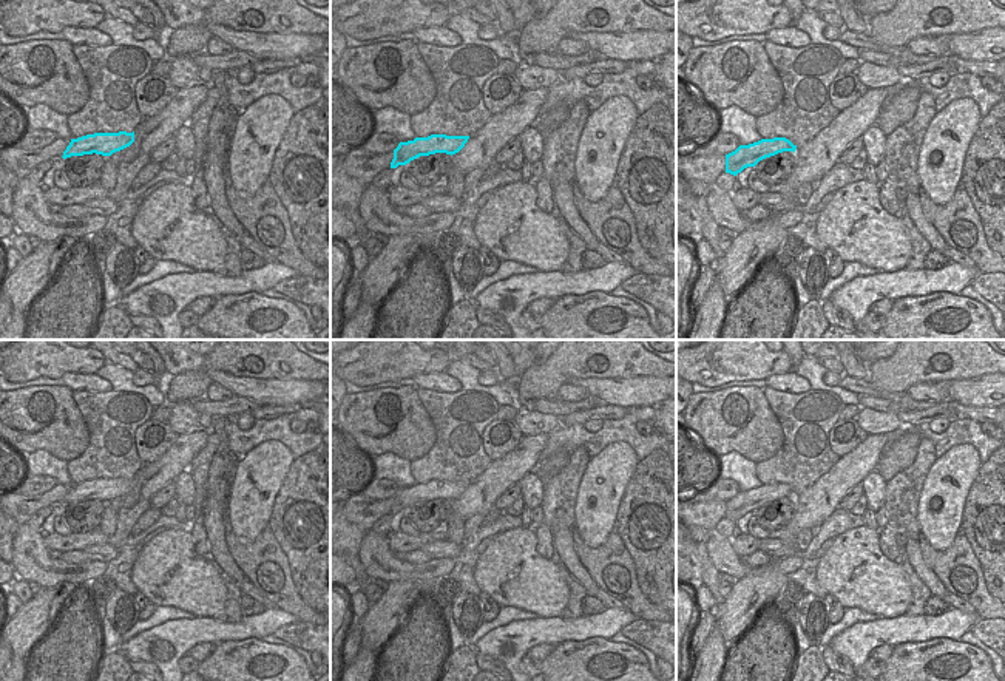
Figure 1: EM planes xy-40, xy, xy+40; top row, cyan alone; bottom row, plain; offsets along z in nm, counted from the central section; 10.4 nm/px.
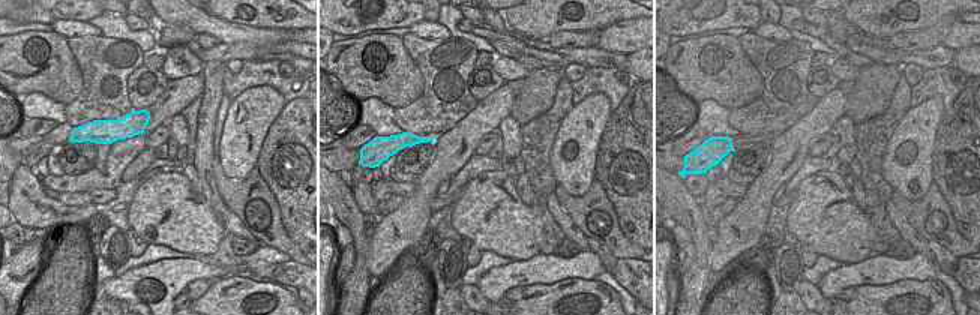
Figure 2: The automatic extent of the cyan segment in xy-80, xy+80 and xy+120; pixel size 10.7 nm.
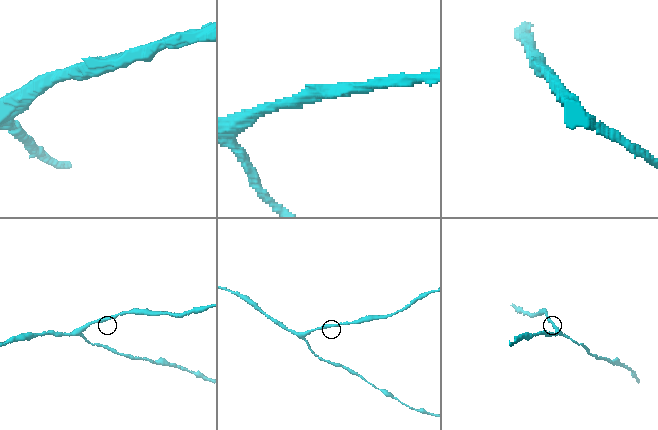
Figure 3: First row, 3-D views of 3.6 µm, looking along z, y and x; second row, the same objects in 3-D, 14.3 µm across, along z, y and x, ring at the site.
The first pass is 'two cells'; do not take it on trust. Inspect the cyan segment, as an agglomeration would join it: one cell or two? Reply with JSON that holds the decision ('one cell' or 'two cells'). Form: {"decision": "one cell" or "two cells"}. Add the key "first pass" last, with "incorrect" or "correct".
{"decision": "one cell", "first pass": "incorrect"}

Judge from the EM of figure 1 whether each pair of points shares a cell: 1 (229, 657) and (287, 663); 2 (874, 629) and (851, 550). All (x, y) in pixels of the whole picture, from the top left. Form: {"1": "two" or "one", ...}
{"1": "one", "2": "two"}

